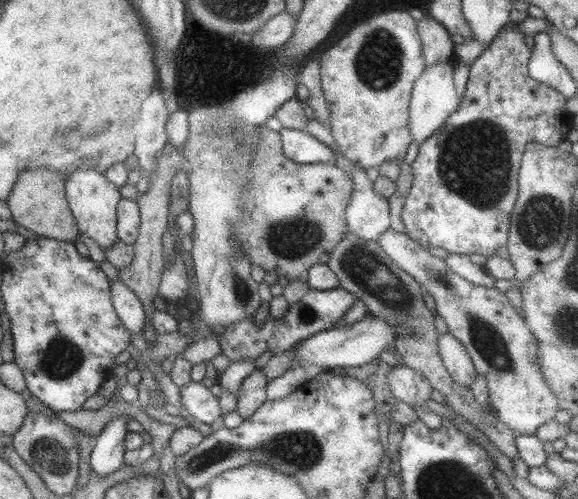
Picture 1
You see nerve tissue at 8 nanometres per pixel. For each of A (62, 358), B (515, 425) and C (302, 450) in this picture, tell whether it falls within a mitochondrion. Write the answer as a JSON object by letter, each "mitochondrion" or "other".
{"A":"mitochondrion","B":"other","C":"mitochondrion"}

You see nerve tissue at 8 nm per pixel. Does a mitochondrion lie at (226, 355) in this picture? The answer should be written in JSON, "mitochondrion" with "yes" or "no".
{"mitochondrion":"no"}

